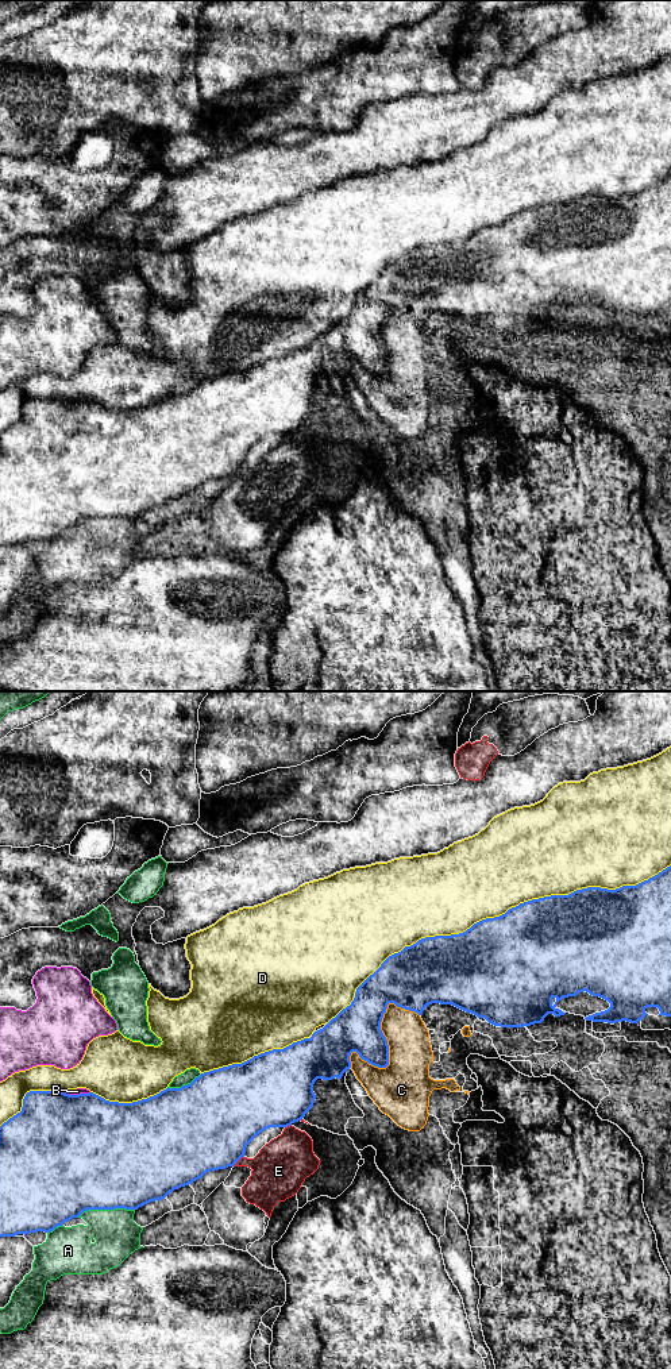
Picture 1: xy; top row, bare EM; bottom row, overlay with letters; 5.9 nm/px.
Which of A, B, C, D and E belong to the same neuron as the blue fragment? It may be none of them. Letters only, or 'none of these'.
none of these

